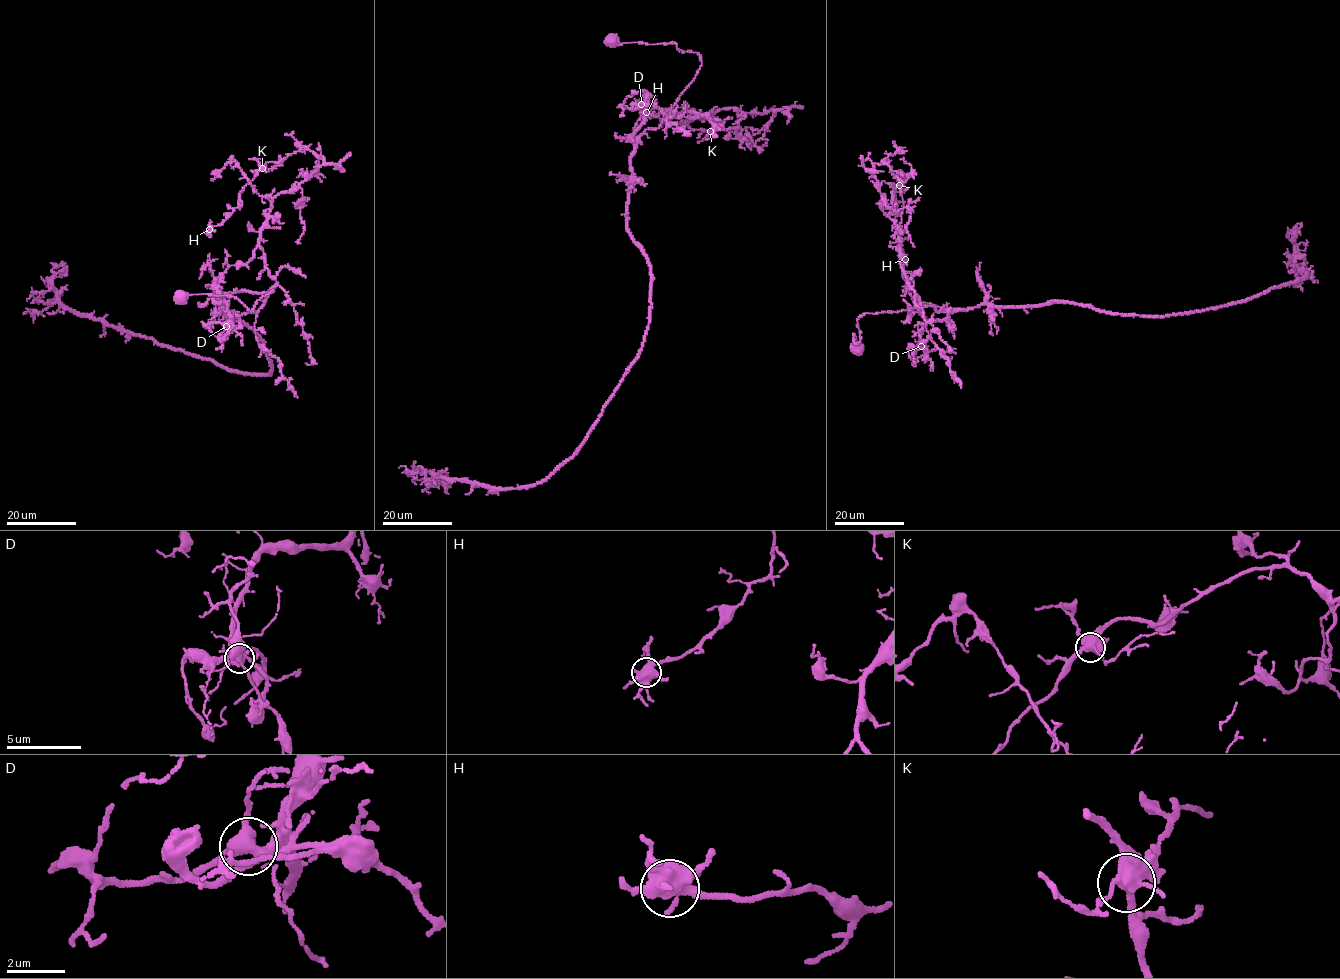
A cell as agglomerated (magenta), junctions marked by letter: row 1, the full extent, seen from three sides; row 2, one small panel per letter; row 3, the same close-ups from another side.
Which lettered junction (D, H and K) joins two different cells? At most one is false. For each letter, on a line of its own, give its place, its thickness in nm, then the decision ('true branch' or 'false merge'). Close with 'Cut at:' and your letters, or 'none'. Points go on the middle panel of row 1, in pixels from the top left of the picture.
D: (641, 104) | 440 nm | false merge
H: (646, 112) | 480 nm | true branch
K: (710, 131) | 480 nm | true branch
Cut at: D

